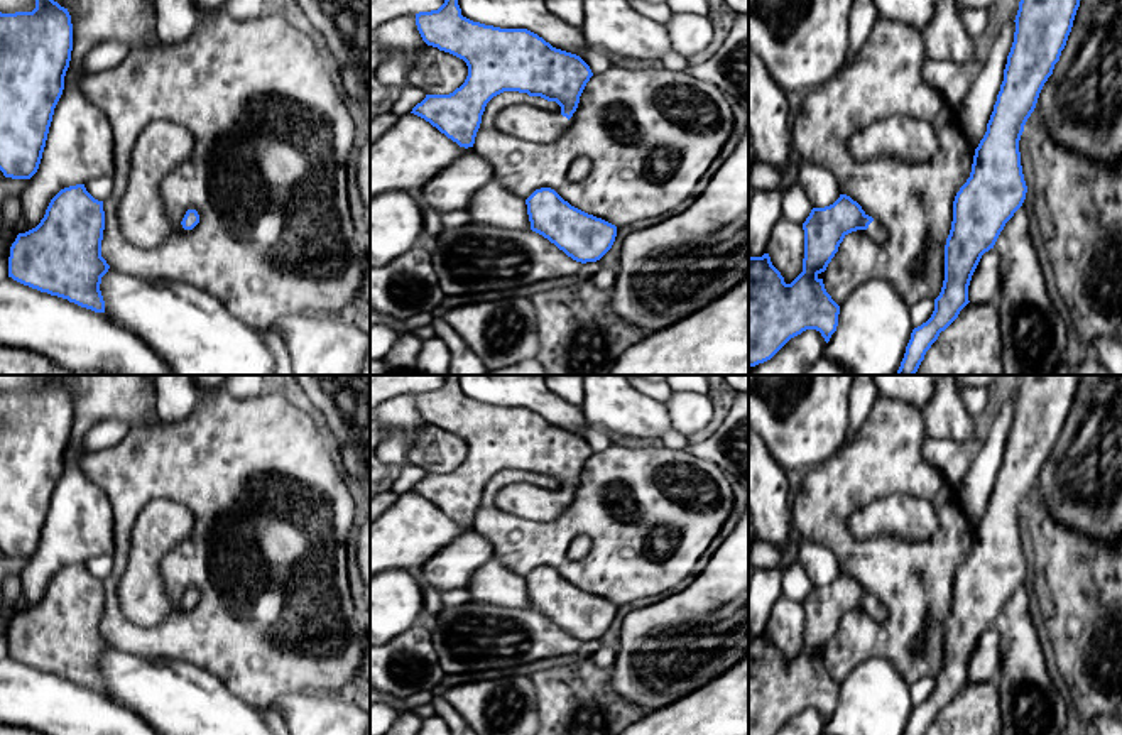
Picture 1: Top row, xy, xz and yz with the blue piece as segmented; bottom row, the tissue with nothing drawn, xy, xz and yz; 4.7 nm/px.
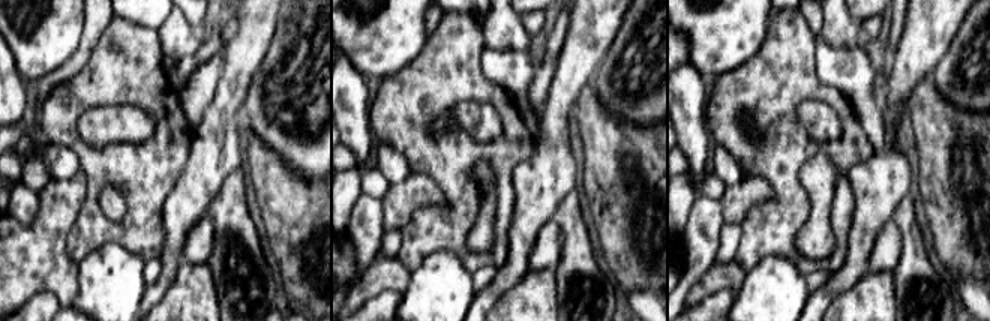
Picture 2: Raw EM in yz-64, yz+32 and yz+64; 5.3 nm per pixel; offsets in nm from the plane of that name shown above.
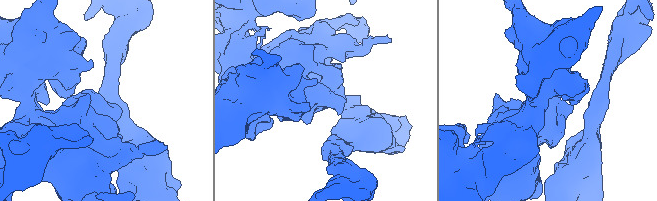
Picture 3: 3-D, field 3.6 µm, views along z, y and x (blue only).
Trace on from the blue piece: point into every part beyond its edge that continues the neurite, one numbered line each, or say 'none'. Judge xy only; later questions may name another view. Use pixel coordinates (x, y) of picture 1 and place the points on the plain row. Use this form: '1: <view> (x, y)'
1: xy (163, 522)

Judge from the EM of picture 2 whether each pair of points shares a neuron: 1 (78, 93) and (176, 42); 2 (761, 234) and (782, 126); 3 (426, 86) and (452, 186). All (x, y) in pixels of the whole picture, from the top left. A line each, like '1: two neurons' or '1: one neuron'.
1: two neurons
2: one neuron
3: one neuron

